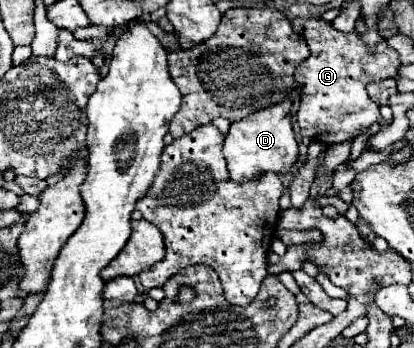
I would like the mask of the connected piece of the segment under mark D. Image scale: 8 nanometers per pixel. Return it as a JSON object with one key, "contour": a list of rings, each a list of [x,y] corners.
{"contour":[[[283,100],[267,110],[259,110],[239,122],[233,122],[225,136],[223,154],[233,182],[249,182],[267,172],[289,172],[297,162],[297,142],[291,128],[291,100]]]}

